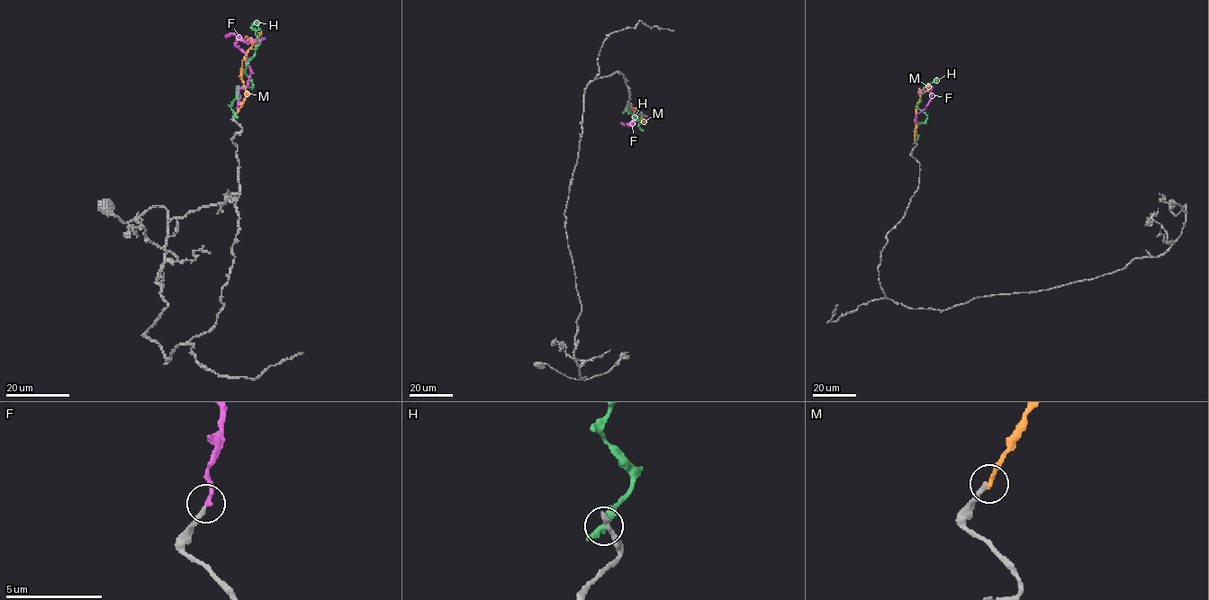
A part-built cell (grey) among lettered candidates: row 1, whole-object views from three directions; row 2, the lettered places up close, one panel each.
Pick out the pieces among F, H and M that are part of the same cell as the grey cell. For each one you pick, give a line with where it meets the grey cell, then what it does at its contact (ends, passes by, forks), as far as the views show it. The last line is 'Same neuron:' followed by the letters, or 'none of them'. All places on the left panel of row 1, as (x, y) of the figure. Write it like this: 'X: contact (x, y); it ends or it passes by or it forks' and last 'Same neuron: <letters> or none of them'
F: contact (237, 111); it ends
Same neuron: F

